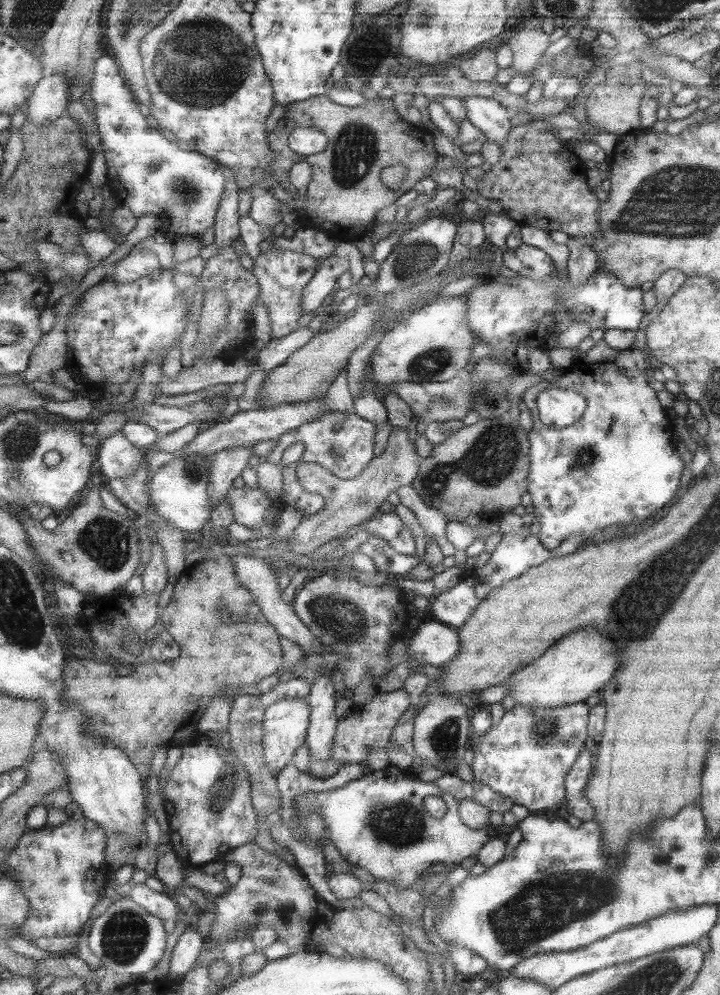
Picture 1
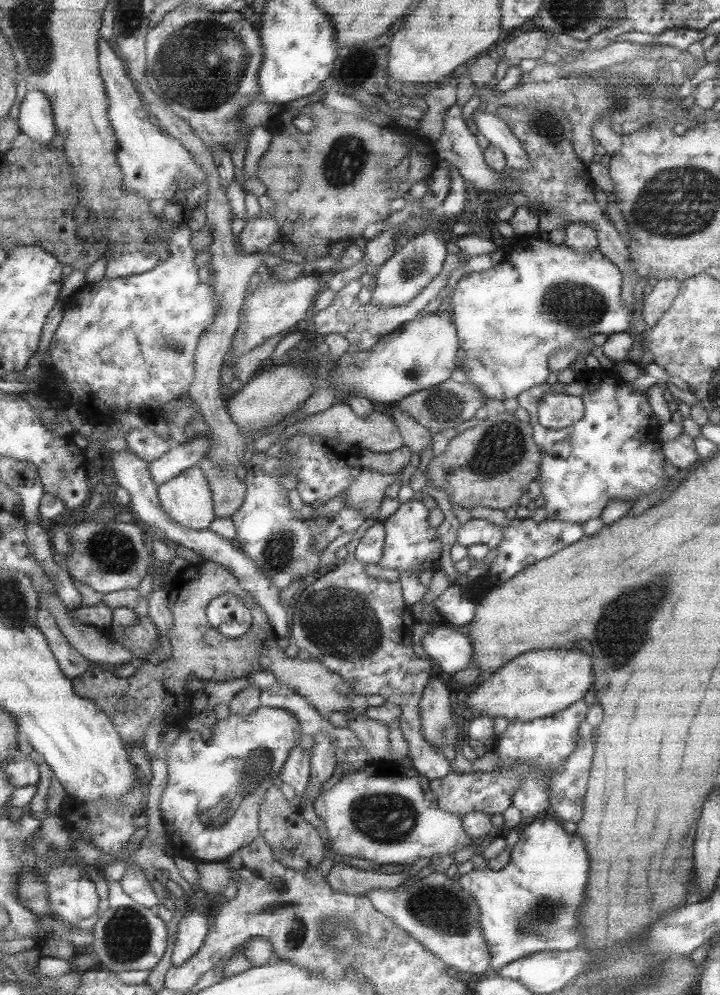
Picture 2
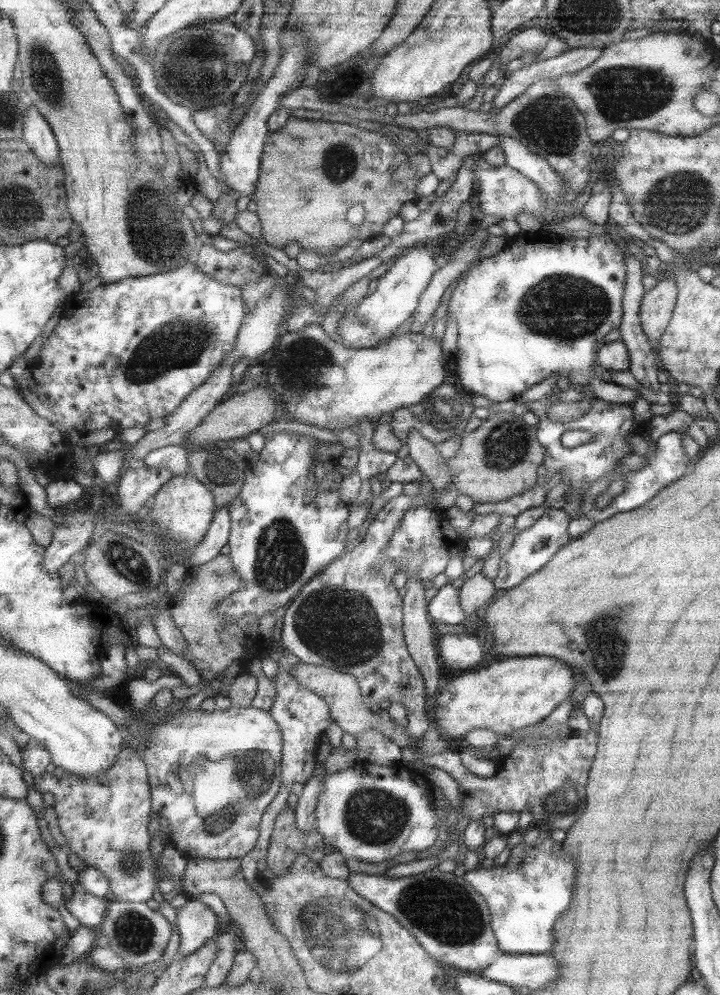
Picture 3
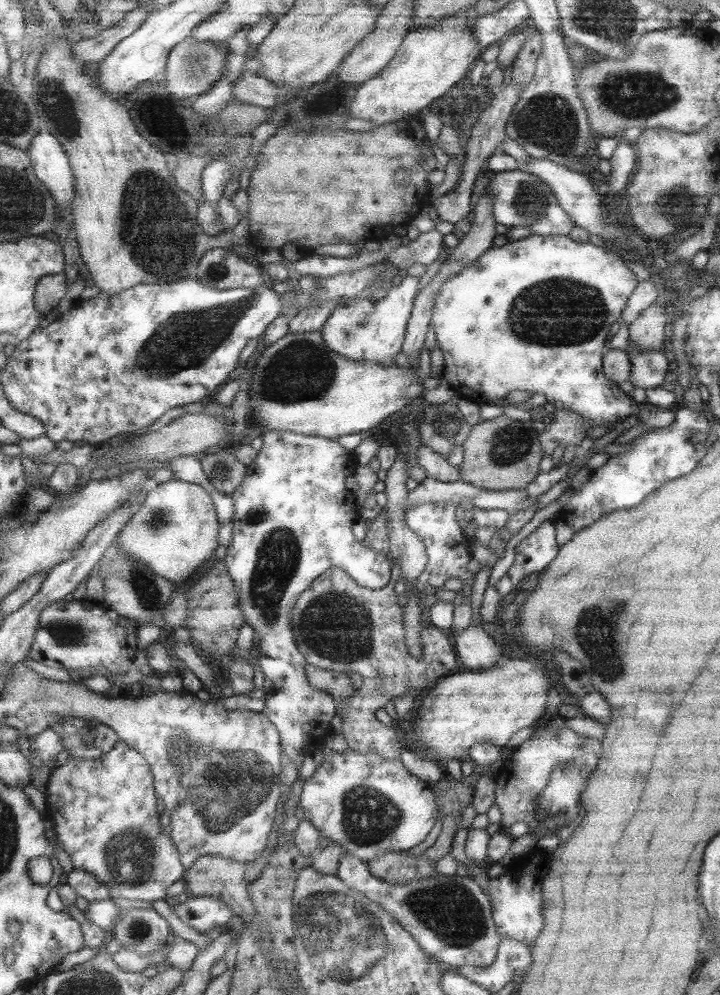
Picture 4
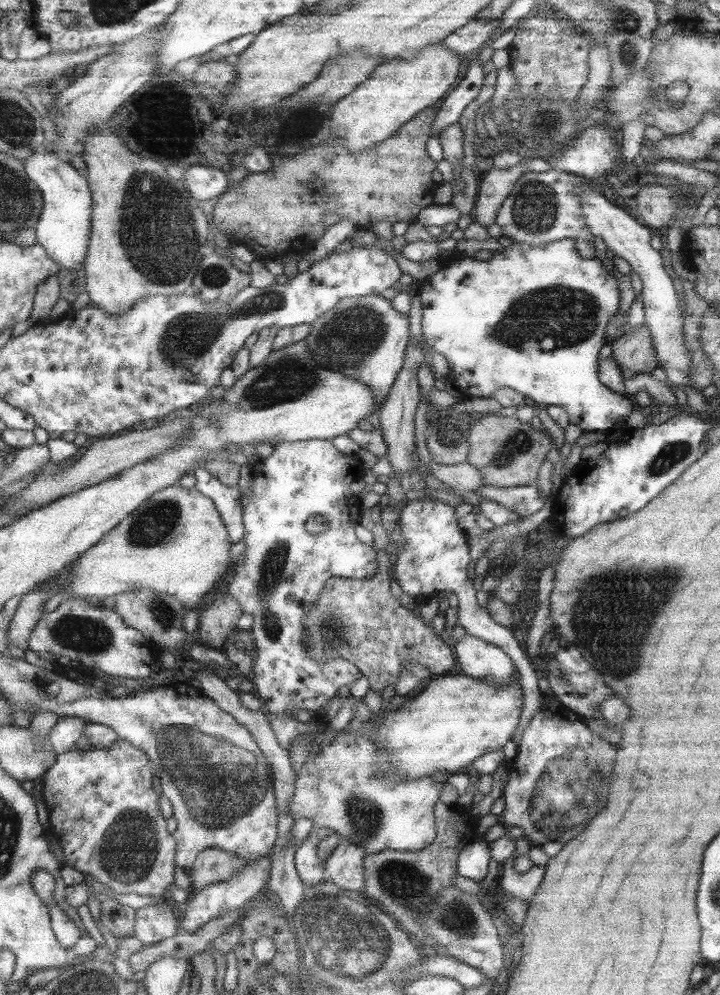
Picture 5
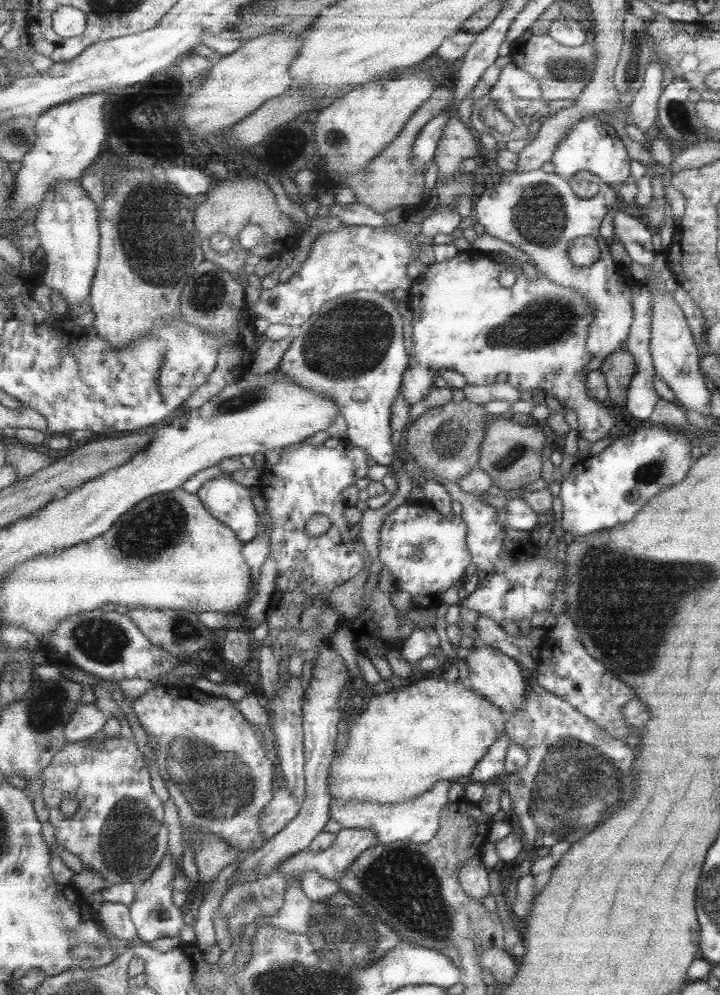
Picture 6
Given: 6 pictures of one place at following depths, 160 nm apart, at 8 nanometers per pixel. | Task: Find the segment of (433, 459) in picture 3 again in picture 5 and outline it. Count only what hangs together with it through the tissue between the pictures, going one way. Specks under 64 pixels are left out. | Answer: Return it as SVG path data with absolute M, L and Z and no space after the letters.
M433 461L431 473L456 493L476 492L480 486L485 485L481 470L468 462L448 465Z

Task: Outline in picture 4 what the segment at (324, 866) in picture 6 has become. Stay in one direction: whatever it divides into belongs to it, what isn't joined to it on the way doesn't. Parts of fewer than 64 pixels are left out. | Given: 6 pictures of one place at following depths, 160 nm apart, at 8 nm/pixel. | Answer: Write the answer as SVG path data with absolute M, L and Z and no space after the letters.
M348 853L339 863L337 876L389 912L403 928L413 933L426 953L452 969L488 967L496 962L502 938L493 921L492 902L470 877L438 874L409 884L389 884L373 876L367 862Z

